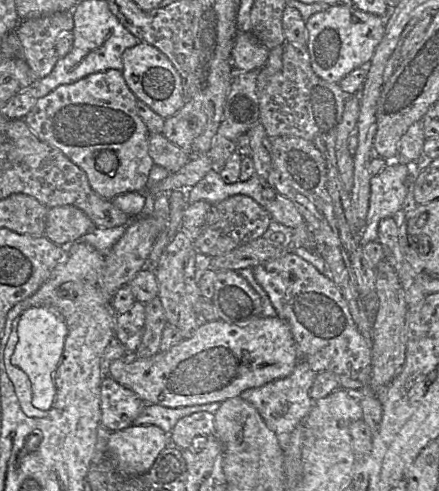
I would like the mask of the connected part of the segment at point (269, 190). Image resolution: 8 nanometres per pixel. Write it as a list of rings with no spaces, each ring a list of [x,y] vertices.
[[[265,185],[262,190],[262,205],[273,221],[283,226],[296,228],[304,219],[294,204],[286,197],[279,194],[274,188]]]

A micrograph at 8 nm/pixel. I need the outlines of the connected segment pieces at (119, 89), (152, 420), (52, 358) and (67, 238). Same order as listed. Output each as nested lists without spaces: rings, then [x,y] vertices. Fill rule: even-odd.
[[[109,69],[90,74],[72,84],[60,85],[44,97],[38,98],[33,108],[23,119],[26,125],[43,142],[60,150],[72,163],[83,170],[91,189],[105,200],[129,192],[143,192],[154,163],[149,155],[149,131],[136,112],[137,99],[127,87],[122,72]],[[102,150],[110,150],[118,159],[113,175],[100,172],[95,158]]]
[[[210,403],[195,406],[168,408],[160,405],[146,404],[142,413],[134,420],[133,425],[155,425],[170,435],[176,423],[183,417],[197,413],[214,413],[219,409],[220,403]]]
[[[31,307],[19,316],[17,334],[18,342],[10,362],[28,376],[32,388],[32,405],[36,409],[49,411],[55,395],[52,372],[57,367],[62,355],[63,344],[68,334],[67,326],[56,311]]]
[[[72,205],[48,209],[45,236],[55,245],[67,247],[94,228],[91,219]]]

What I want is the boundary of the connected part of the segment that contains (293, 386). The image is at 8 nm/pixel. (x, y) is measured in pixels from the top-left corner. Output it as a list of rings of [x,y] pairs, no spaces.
[[[299,360],[288,376],[271,381],[261,387],[247,389],[240,394],[240,397],[258,411],[267,427],[276,434],[279,445],[283,449],[287,447],[293,430],[303,423],[314,404],[309,391],[315,375],[316,372],[307,363]]]

